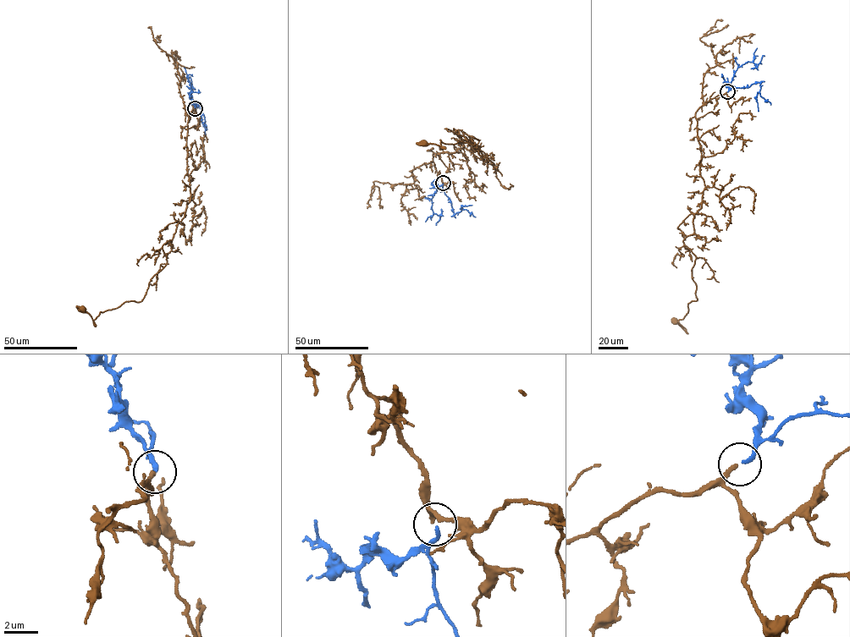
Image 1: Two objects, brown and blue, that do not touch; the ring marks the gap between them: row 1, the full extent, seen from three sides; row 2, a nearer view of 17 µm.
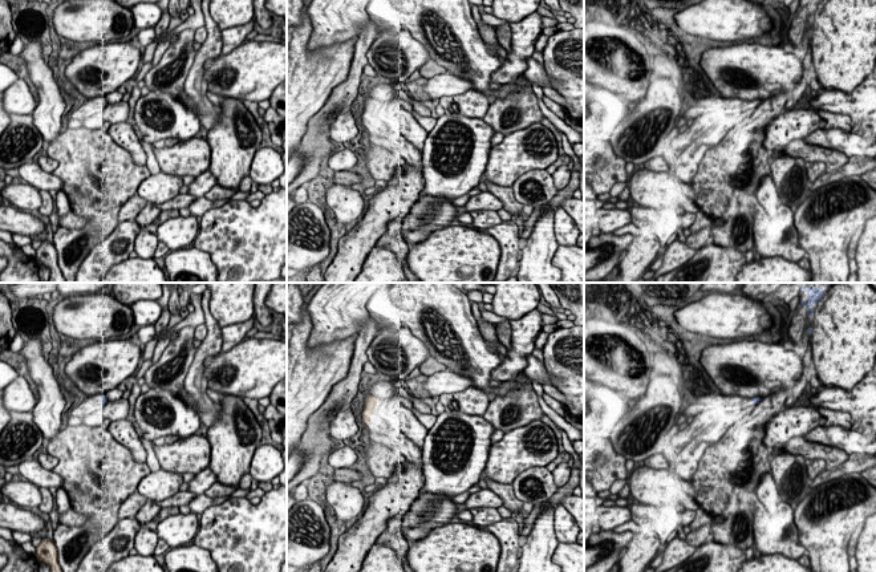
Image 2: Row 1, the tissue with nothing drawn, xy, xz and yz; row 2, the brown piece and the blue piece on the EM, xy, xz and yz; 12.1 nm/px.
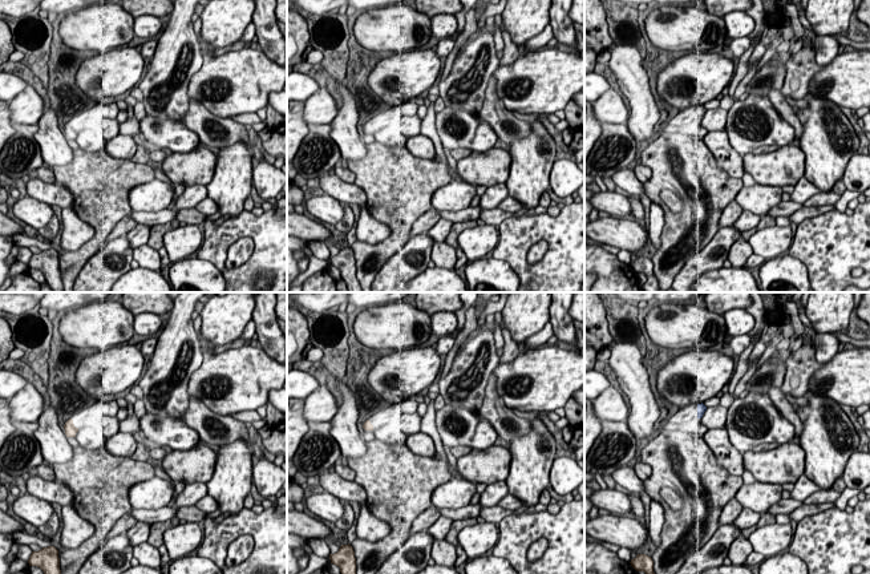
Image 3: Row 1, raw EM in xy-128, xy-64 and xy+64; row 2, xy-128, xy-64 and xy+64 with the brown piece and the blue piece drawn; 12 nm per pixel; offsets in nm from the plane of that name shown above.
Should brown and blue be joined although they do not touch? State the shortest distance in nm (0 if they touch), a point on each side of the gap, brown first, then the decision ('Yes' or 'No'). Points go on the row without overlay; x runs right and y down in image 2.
Distance 1750 nm. Across: xy (49, 242), (102, 108). Yes

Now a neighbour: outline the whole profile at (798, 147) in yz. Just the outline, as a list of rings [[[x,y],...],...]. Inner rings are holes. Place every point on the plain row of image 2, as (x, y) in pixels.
[[[794,139],[787,146],[778,149],[775,153],[770,153],[772,158],[782,154],[798,157],[806,162],[824,162],[835,170],[843,167],[848,162],[848,157],[844,153],[819,145],[811,145],[804,139]]]

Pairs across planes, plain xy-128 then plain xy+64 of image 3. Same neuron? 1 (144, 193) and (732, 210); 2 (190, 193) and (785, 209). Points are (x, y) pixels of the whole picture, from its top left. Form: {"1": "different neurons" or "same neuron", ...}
{"1": "different neurons", "2": "different neurons"}

